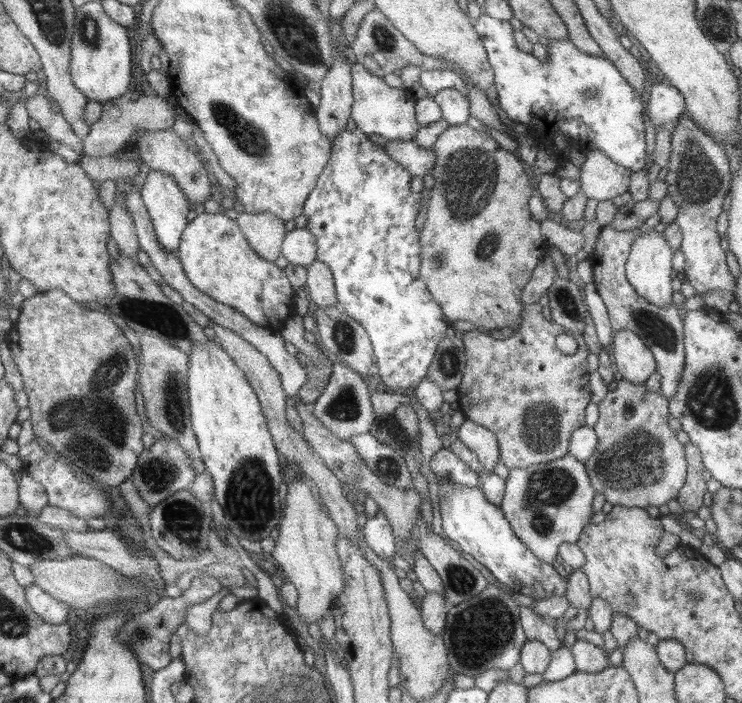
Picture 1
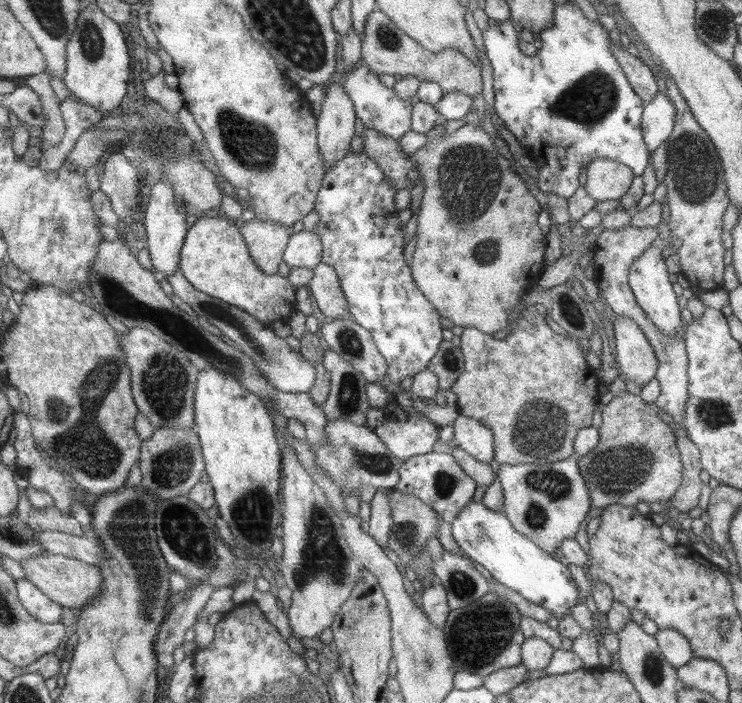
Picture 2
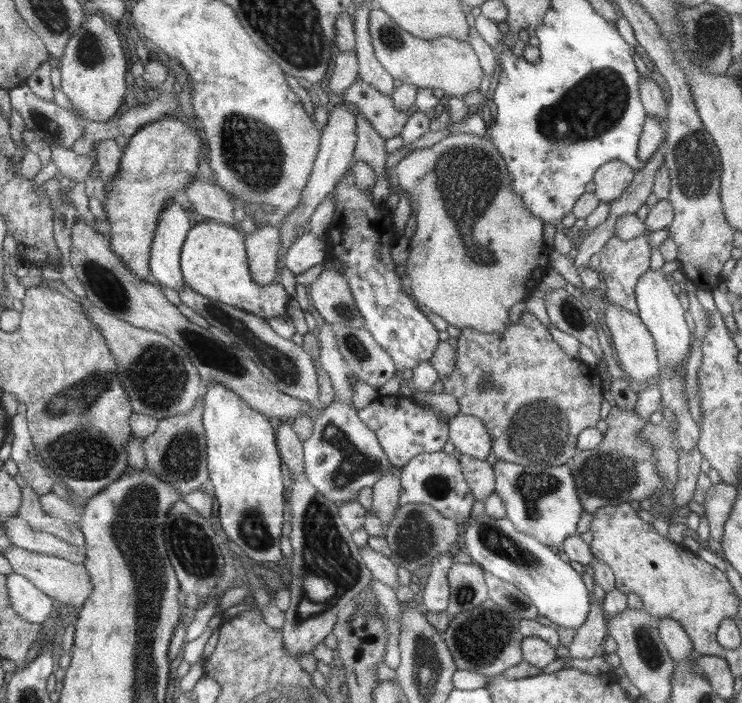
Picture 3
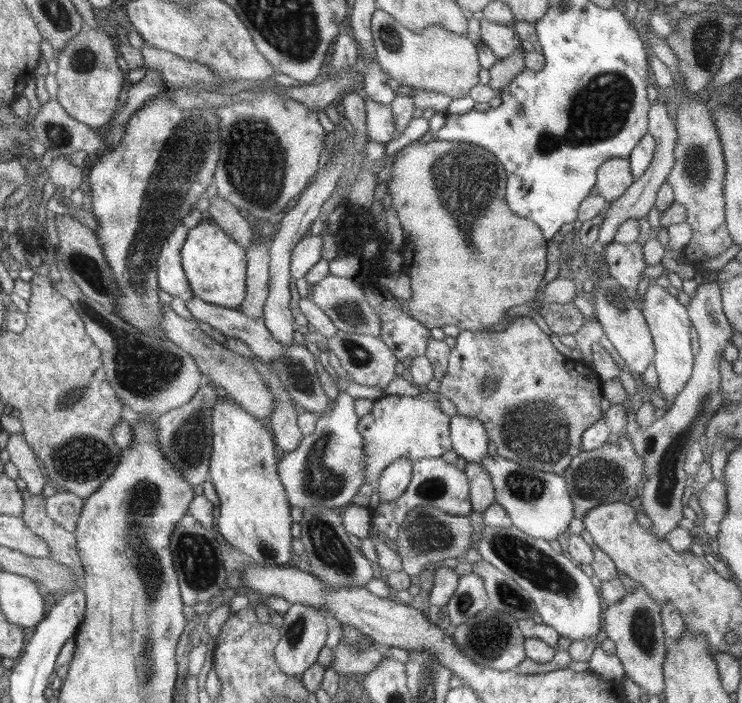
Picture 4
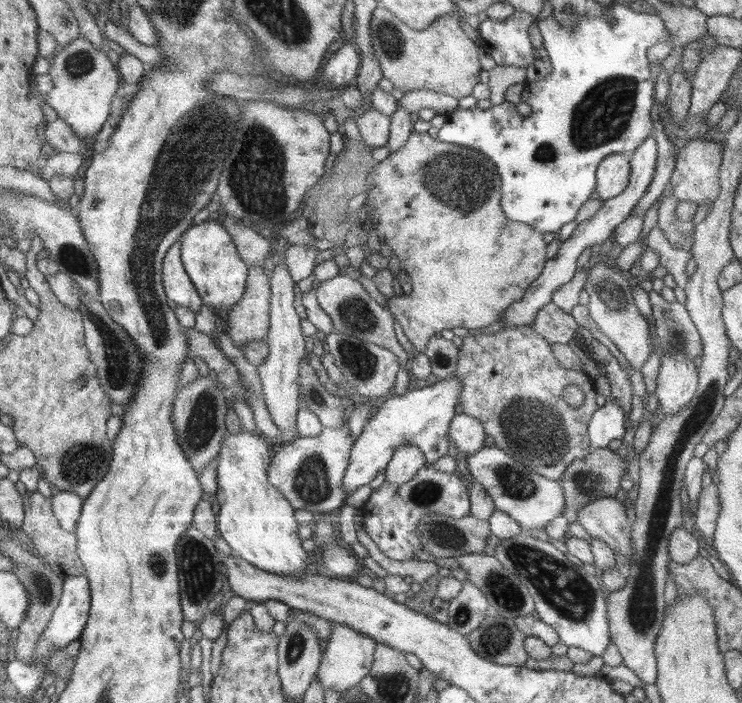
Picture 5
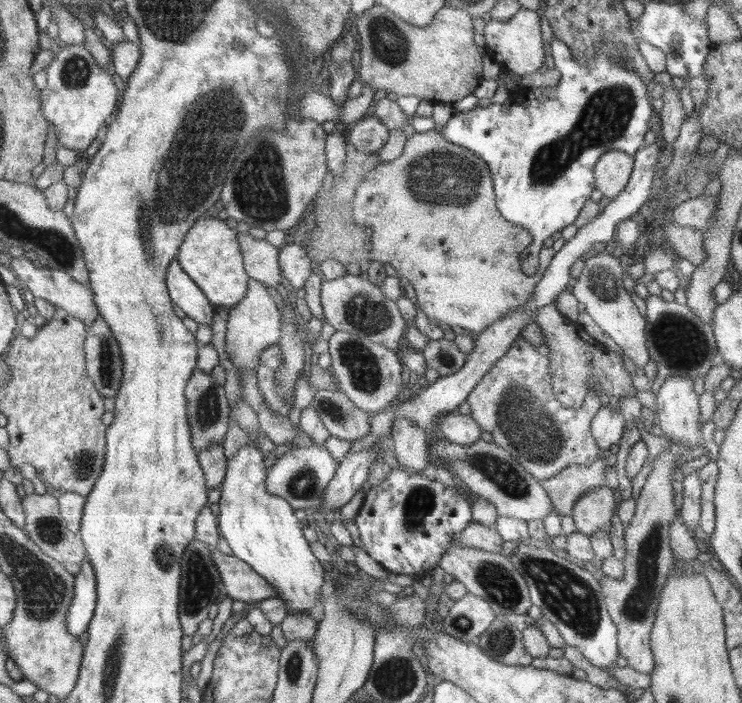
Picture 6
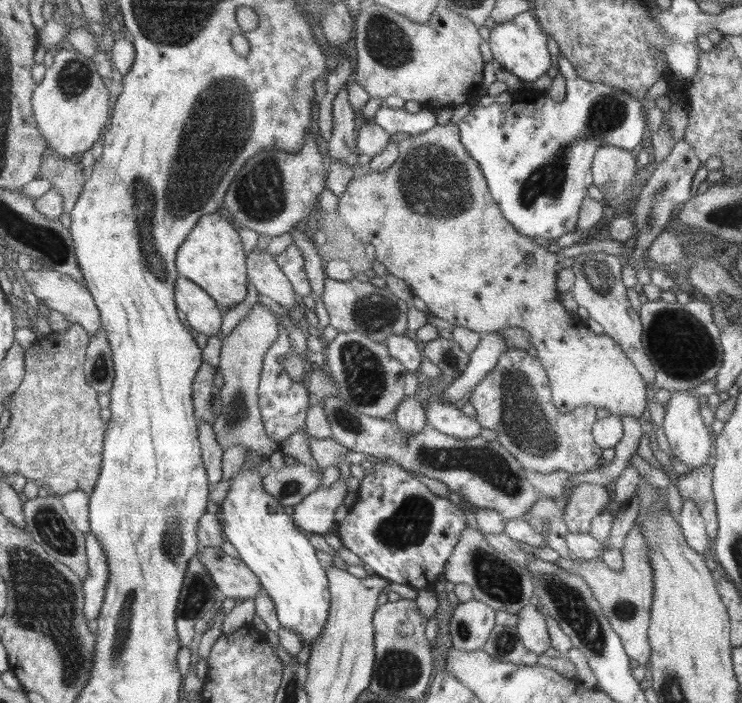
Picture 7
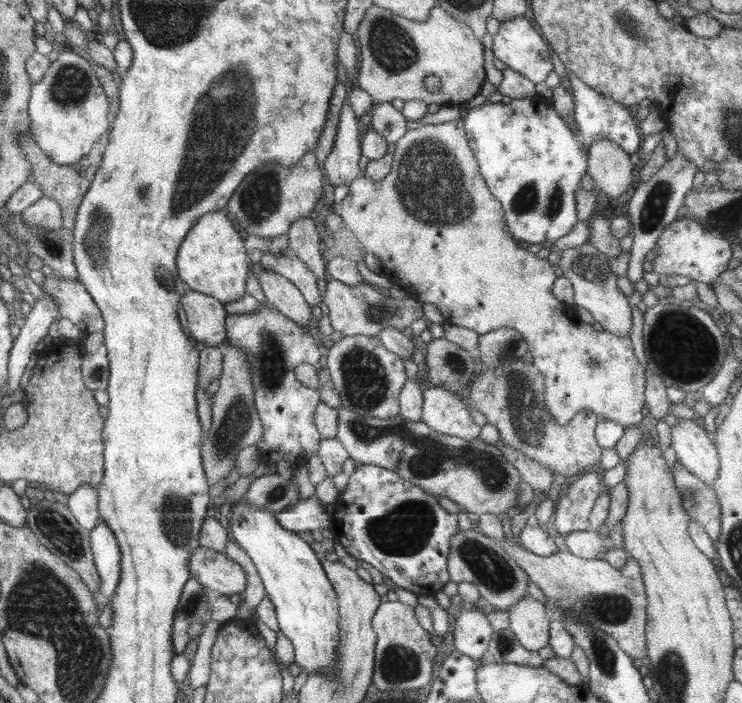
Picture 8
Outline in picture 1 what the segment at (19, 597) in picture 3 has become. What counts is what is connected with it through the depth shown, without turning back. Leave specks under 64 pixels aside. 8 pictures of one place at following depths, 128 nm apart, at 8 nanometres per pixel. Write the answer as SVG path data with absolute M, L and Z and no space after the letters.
M30 584L30 586L25 587L25 597L28 604L30 604L30 608L40 615L44 622L56 625L67 622L70 606L56 600L36 584Z

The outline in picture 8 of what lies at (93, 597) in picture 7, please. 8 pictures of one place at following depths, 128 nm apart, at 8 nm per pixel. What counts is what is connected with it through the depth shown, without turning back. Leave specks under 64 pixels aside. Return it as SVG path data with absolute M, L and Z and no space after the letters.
M99 518L98 524L90 531L90 549L95 568L98 570L100 587L94 593L94 604L98 612L110 604L120 581L120 552L114 532Z

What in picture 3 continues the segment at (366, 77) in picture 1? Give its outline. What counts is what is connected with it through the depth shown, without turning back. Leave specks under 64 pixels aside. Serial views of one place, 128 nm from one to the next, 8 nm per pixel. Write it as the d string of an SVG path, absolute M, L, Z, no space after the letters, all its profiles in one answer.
M360 78L346 88L343 100L352 102L362 116L370 121L374 130L385 139L400 135L412 111L396 109L391 95L380 93Z

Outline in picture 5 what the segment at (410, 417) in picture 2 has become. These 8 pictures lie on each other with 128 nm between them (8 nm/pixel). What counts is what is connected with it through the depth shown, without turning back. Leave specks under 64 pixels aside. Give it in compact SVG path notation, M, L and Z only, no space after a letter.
M456 376L447 380L427 385L422 389L413 390L402 395L388 397L379 407L378 412L371 416L365 424L360 437L355 440L350 454L350 463L345 470L345 493L348 497L358 487L369 485L378 474L385 470L398 448L414 446L420 450L427 465L434 464L440 458L448 455L450 448L449 427L458 397L462 393L462 382Z

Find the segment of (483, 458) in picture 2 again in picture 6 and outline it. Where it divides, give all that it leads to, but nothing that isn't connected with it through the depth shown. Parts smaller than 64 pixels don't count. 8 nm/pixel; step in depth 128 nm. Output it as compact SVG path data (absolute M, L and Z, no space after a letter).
M458 412L442 415L437 422L438 430L444 433L446 439L459 446L471 446L479 442L482 428L471 418Z

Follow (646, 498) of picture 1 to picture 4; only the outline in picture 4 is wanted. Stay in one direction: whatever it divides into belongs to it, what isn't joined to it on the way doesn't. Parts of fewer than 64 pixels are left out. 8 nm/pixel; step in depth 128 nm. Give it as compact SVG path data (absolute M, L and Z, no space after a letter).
M619 436L618 442L604 444L601 448L583 451L564 469L563 476L574 503L574 517L584 518L588 510L602 503L621 503L627 498L628 491L636 488L645 479L643 459L633 448L629 436Z

